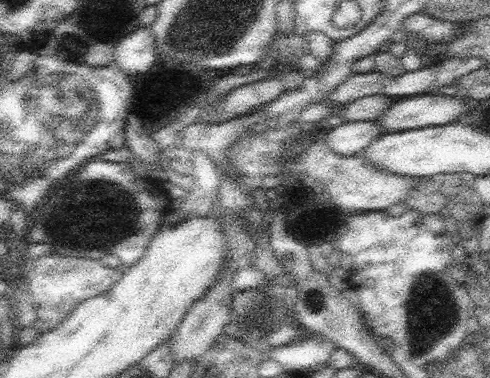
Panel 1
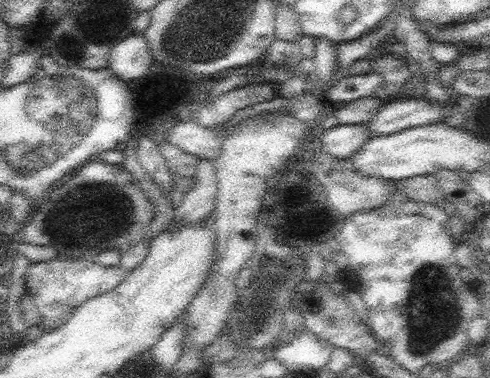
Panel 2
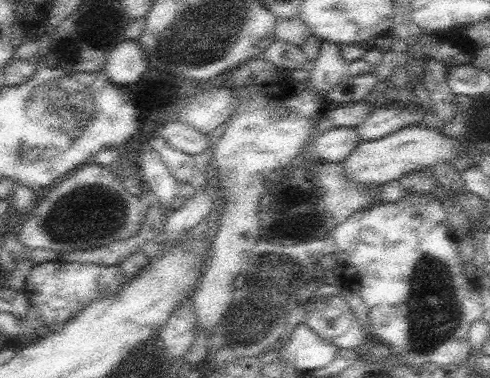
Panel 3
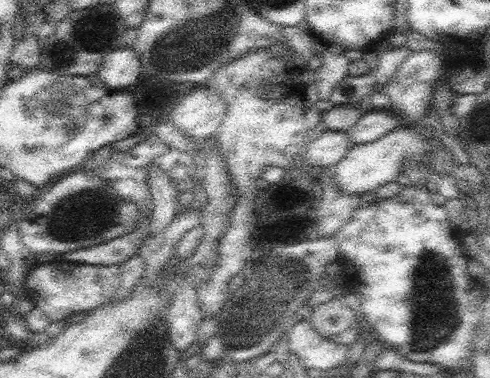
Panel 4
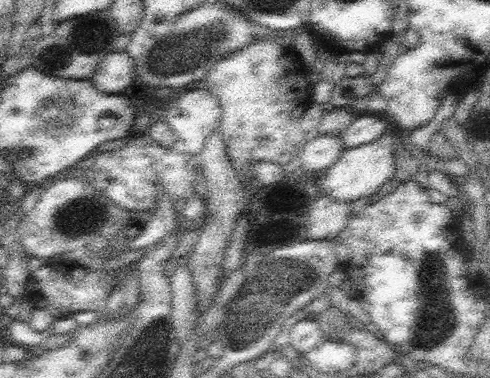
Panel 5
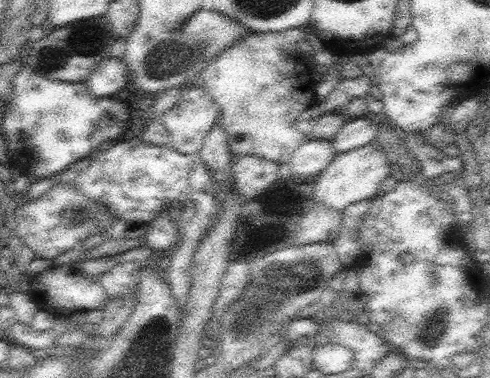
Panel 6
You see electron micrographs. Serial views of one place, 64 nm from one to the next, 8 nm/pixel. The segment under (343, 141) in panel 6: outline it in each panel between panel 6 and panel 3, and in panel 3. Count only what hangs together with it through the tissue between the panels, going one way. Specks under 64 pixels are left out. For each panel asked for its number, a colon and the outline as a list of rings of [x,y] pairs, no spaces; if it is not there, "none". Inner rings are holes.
3: [[[395,104],[375,106],[375,110],[359,126],[355,126],[359,144],[379,140],[405,126],[415,126],[417,122],[421,122],[421,116],[421,108],[401,108]]]
4: [[[367,110],[365,116],[361,116],[357,120],[357,124],[345,132],[351,138],[351,144],[359,146],[359,144],[371,144],[371,142],[379,140],[381,136],[387,136],[399,124],[401,124],[401,120],[395,114],[391,114],[389,110],[375,110],[375,112]]]
5: [[[363,112],[349,124],[349,128],[345,128],[337,136],[341,138],[343,148],[351,150],[351,148],[359,148],[363,144],[371,144],[373,140],[381,138],[385,134],[385,130],[389,130],[389,128],[395,128],[393,122],[385,120],[383,116],[373,116],[373,114]]]

